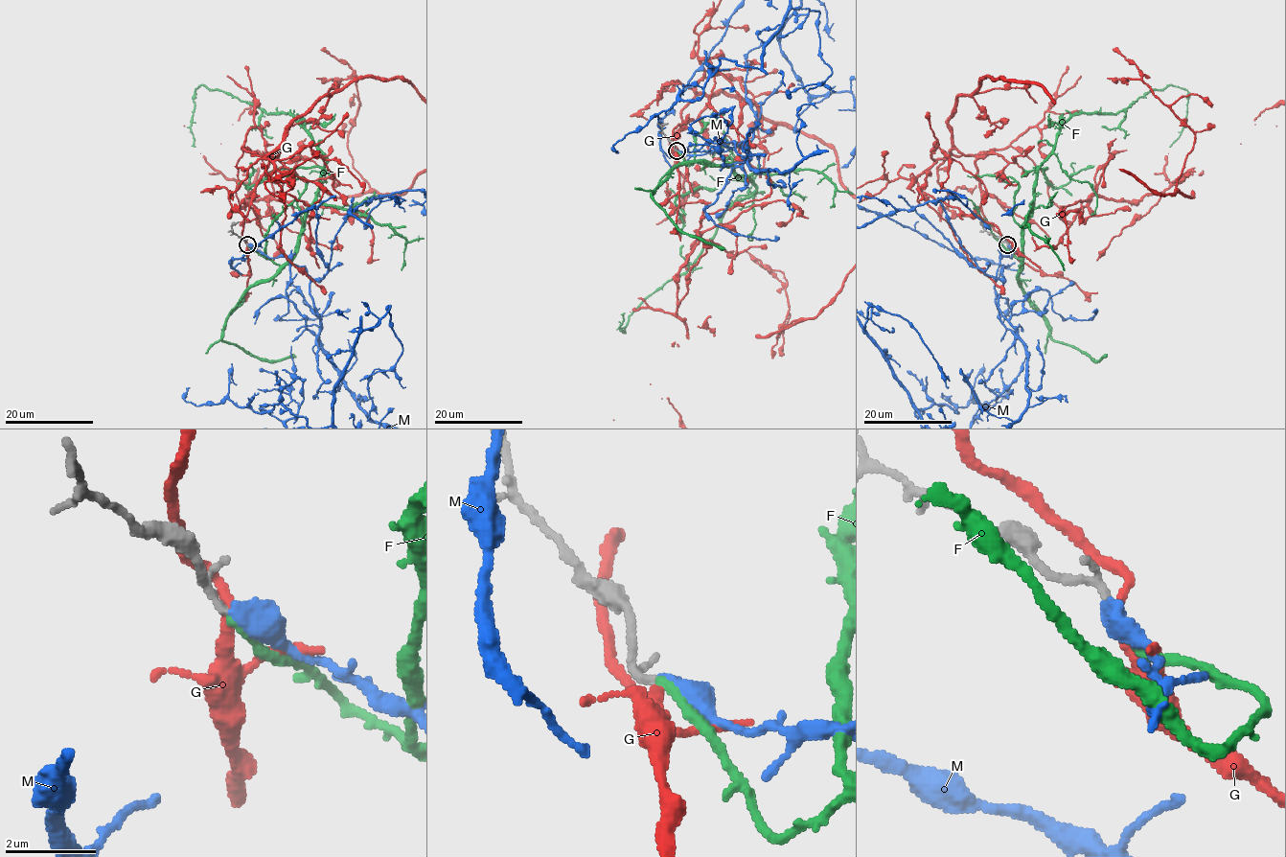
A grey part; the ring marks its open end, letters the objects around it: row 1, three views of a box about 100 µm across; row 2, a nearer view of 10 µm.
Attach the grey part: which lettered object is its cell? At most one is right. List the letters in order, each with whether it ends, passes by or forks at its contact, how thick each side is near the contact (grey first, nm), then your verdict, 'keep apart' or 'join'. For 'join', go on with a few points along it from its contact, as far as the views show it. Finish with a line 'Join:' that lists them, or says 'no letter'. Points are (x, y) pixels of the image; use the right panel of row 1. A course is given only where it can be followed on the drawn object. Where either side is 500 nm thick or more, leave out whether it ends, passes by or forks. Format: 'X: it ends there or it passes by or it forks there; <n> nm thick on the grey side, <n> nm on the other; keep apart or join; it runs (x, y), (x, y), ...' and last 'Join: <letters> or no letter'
F: it ends there; 110 nm thick on the grey side, 170 nm on the other; join; it runs (1008, 244), (1021, 266), (1039, 168), (1072, 116), (1119, 112), (1171, 84), (1184, 89), (1182, 129), (1169, 147)
G: it passes by; 130 nm thick on the grey side, 200 nm on the other; keep apart
M: it ends there; 110 nm thick on the grey side, 400 nm on the other; keep apart
Join: F

